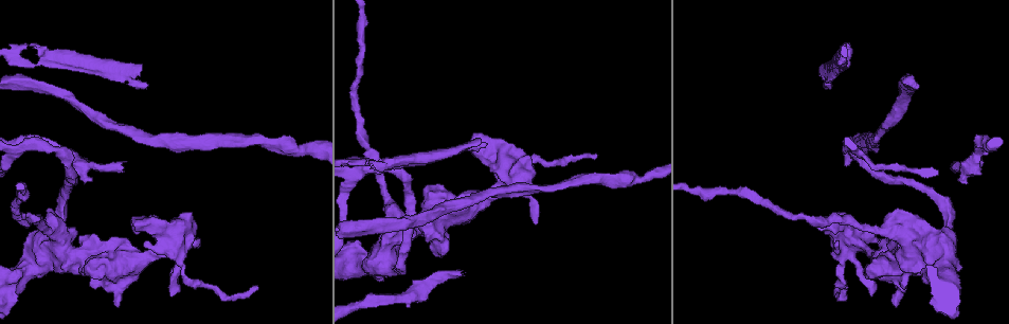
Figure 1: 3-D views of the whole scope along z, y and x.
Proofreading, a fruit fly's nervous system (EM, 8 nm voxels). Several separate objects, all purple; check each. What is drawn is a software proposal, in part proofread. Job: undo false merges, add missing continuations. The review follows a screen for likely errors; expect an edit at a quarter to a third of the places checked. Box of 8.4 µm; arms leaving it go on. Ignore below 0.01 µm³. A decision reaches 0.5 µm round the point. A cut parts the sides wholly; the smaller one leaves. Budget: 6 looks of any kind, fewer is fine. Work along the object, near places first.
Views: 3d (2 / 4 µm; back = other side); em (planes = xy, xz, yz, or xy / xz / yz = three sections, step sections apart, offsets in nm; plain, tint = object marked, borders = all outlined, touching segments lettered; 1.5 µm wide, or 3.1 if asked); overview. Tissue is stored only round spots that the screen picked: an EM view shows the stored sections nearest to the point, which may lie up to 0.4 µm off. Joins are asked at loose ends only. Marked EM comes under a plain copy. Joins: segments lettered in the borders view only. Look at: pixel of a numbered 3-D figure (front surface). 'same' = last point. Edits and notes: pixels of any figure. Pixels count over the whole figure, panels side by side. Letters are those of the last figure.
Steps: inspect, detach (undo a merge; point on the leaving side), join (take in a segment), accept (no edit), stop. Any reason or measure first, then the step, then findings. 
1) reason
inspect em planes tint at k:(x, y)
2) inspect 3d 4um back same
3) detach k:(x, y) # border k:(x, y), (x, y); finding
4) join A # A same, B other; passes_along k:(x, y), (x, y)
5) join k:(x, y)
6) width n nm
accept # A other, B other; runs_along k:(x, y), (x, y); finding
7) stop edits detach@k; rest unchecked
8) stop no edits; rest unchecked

branch point
inspect em planes borders at 1:(972, 163)

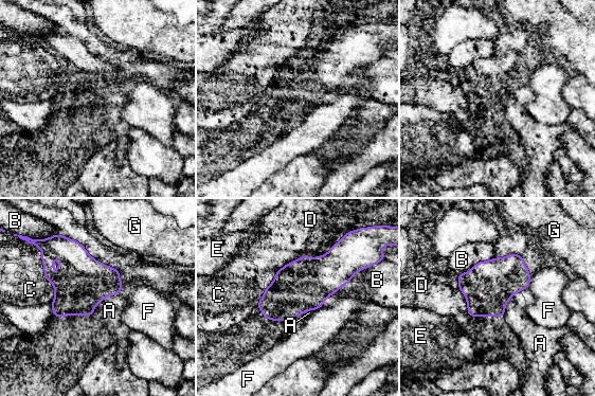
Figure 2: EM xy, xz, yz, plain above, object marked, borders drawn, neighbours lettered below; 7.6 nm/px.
width 380 nm
accept # A other, B other, C other, D other, E other, F other, G other; border 2:(494, 257), (480, 260), (458, 274); all the same neuron

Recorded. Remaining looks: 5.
inspect 3d 4um at 1:(950, 240)

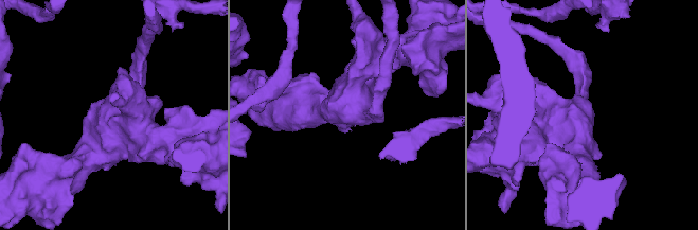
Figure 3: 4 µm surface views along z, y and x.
inspect em planes borders at 3:(364, 112)

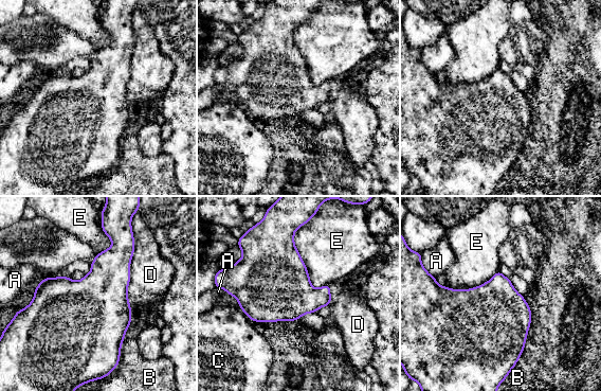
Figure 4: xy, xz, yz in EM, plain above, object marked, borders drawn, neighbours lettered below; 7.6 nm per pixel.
accept # A other, B other, C other, D other, E other; one neuron here

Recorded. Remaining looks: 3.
thin end
inspect 3d 2um at 1:(14, 43)

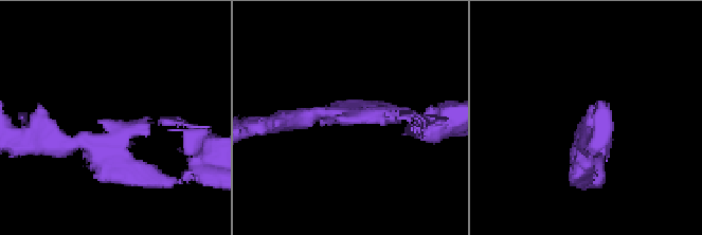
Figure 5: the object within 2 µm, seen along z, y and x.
now the EM
inspect em yz step 8 tint at 5:(354, 120)

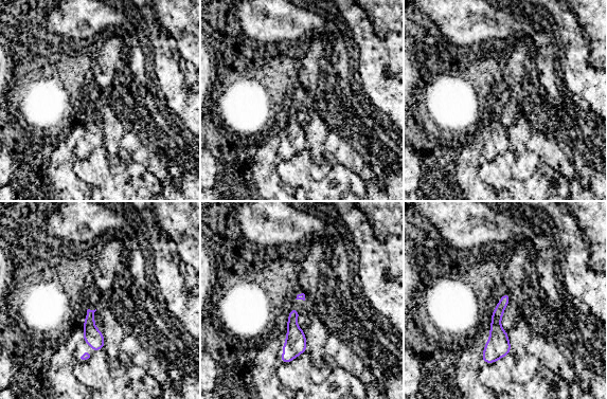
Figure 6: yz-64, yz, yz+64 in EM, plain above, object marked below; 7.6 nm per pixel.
another direction
inspect em planes borders same

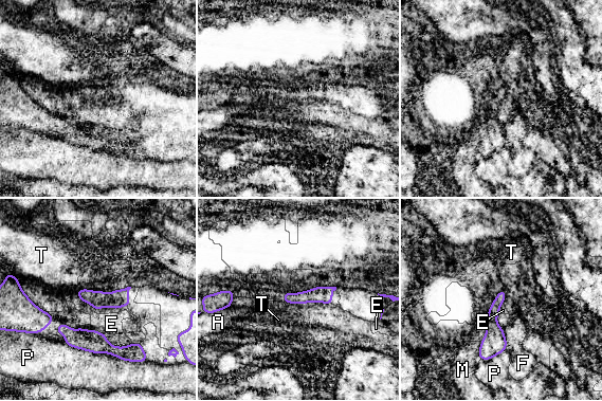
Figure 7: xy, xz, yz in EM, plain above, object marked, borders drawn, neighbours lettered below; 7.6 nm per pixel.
longest_contact P 550 nm
accept # A other, E other, F other, M other, P other, T other; runs_along 7:(503, 293), (482, 357); no lettered segment goes on from it

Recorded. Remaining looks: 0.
stop no edits; rest unchecked

